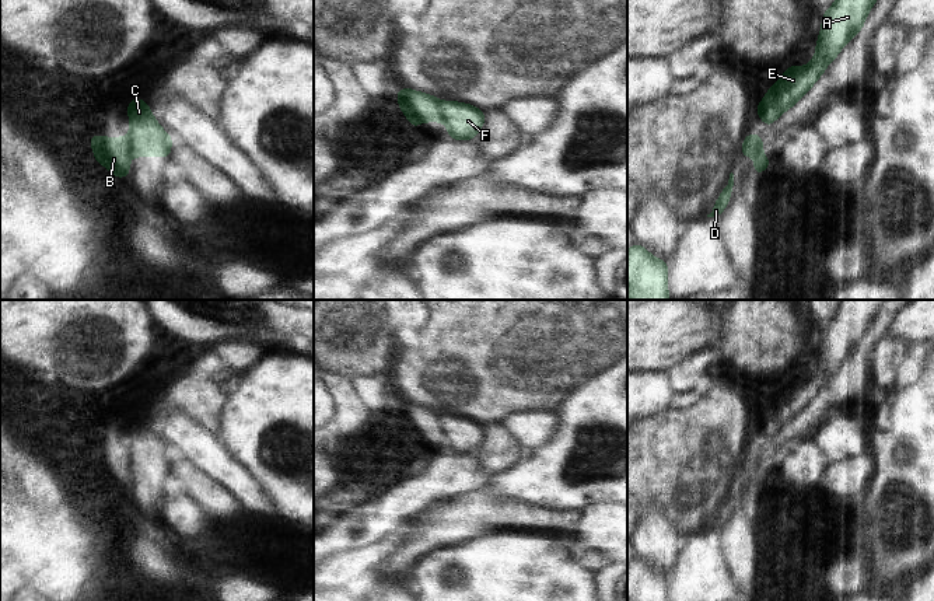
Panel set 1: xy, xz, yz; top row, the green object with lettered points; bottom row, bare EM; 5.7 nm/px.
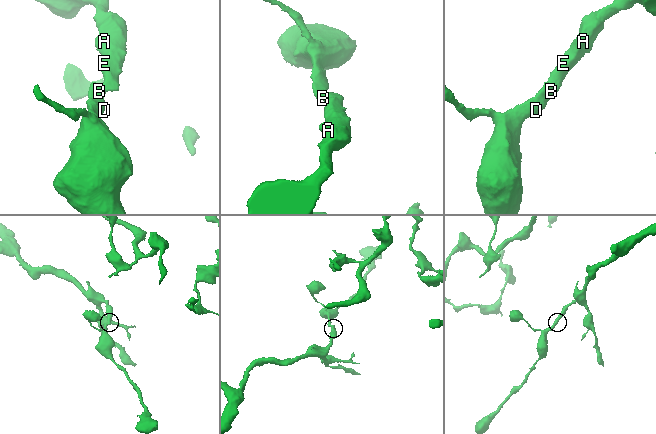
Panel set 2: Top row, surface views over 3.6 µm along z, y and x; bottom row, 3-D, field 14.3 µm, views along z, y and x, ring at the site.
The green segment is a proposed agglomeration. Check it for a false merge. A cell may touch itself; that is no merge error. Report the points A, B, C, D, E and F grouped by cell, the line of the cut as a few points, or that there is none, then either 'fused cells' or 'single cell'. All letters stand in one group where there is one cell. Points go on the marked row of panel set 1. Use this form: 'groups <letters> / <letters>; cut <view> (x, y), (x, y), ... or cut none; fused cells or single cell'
groups A C E F / B D; cut xz (438, 101), (438, 114), (443, 121); fused cells

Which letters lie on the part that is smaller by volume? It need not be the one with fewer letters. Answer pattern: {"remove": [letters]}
{"remove": ["B", "D"]}

